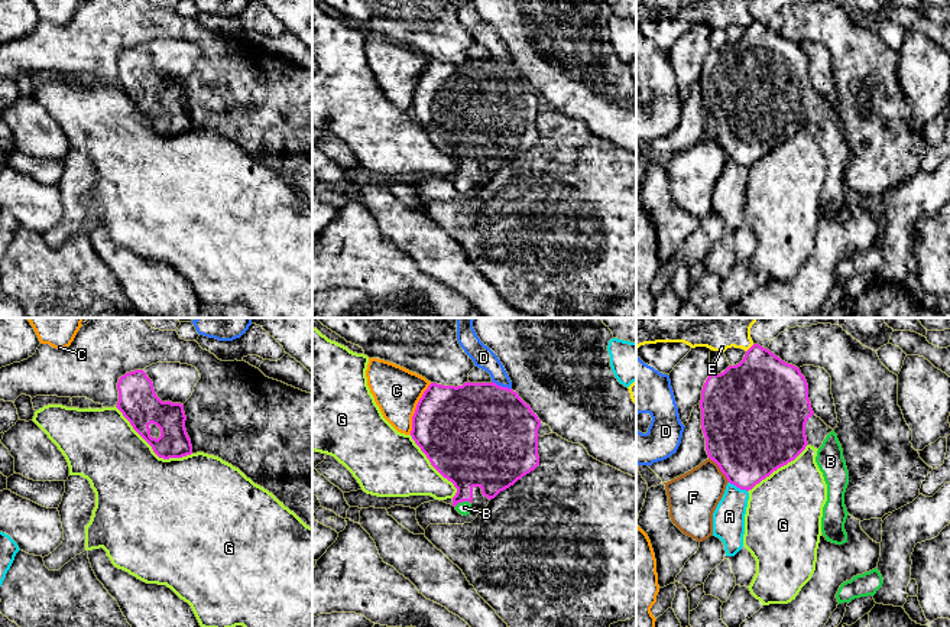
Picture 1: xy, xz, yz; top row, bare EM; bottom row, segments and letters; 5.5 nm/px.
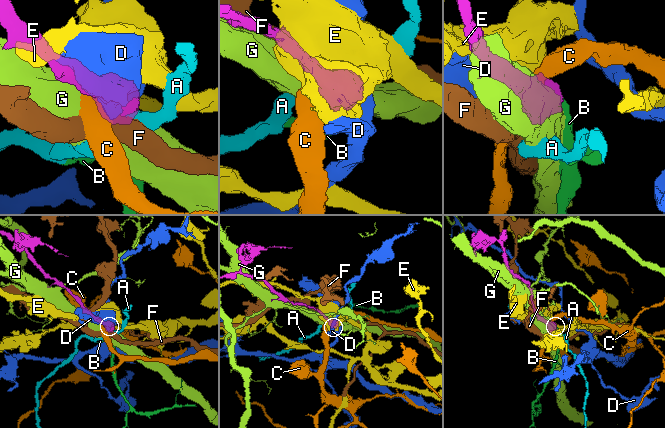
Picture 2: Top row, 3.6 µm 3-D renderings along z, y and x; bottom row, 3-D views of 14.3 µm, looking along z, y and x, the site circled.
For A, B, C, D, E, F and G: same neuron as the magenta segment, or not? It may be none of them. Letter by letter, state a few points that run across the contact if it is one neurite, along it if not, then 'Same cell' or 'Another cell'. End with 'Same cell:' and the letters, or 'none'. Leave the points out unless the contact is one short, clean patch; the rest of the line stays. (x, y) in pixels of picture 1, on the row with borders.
A: Another cell
B: Line: xz (466, 457), (461, 502), (464, 507). Same cell
C: Another cell
D: Another cell
E: Another cell
F: Line: yz (709, 457), (729, 481). Another cell
G: Another cell
Same cell: B

